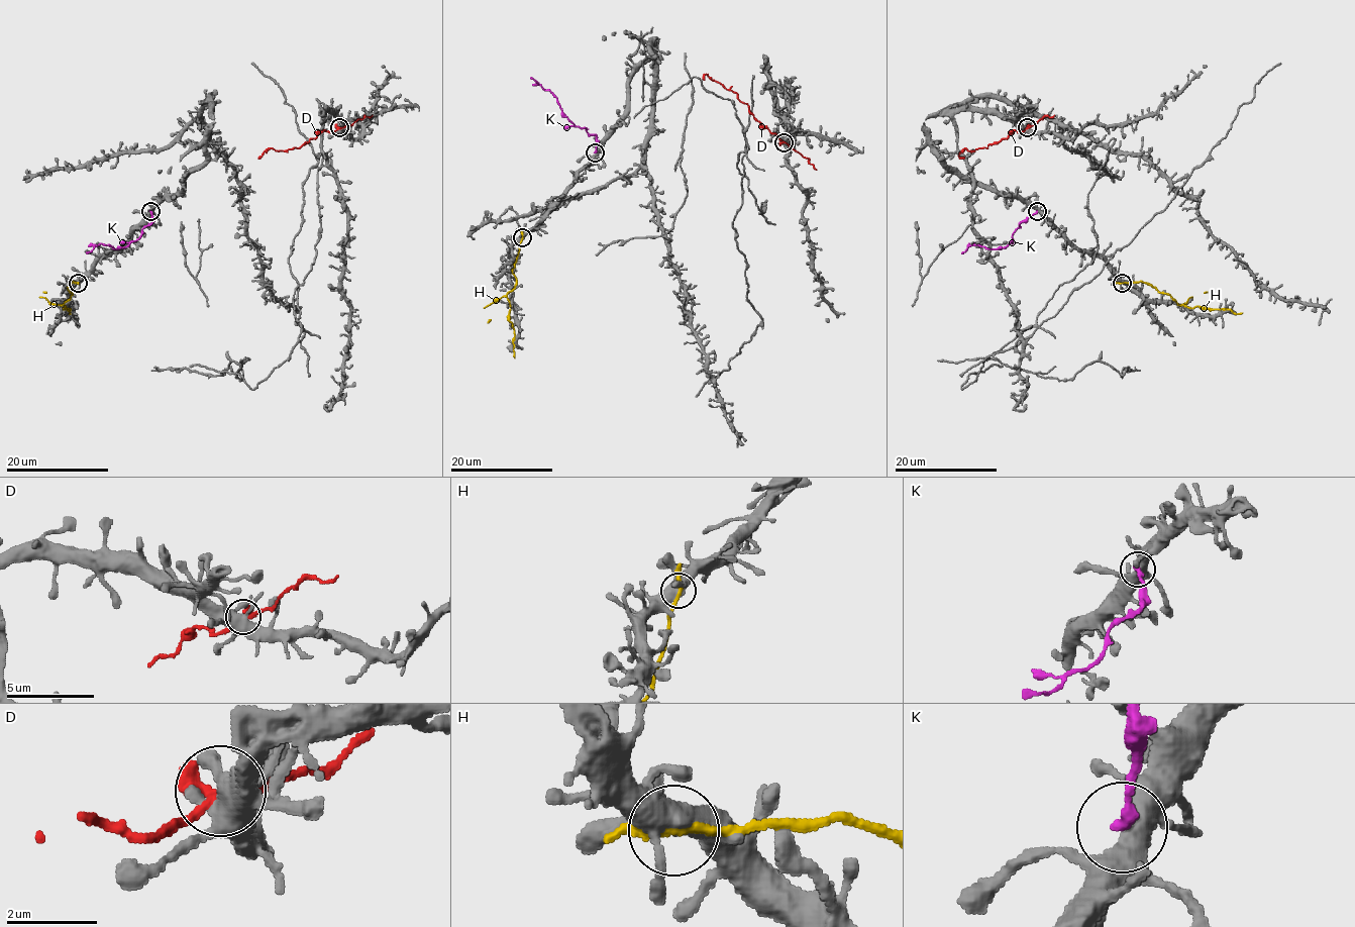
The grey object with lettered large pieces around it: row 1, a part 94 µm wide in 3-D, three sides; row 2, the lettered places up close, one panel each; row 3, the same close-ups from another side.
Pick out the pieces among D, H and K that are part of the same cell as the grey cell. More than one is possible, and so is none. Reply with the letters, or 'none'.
none

